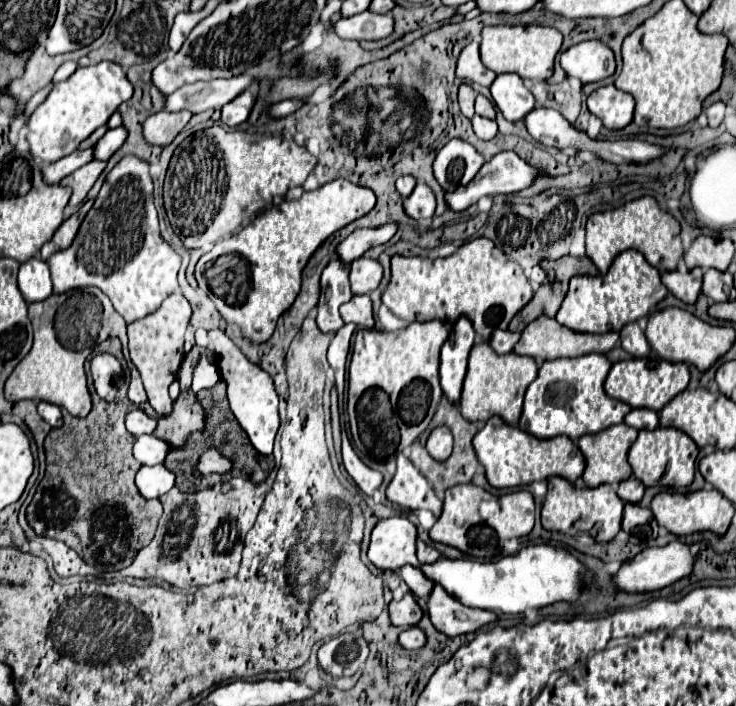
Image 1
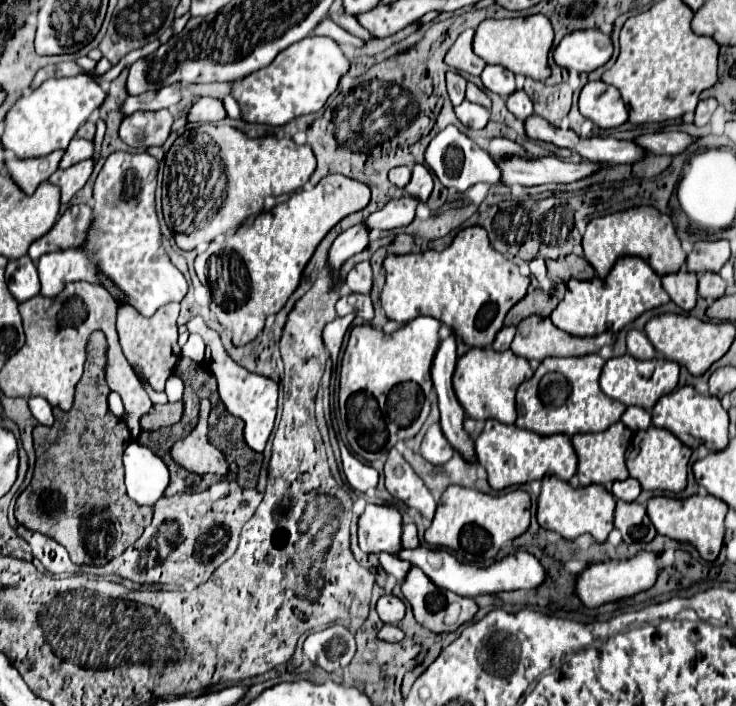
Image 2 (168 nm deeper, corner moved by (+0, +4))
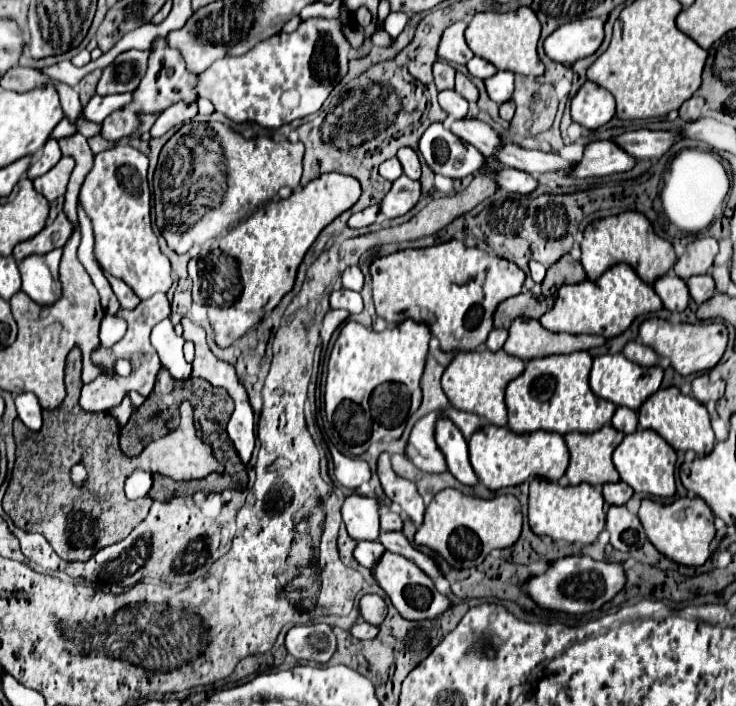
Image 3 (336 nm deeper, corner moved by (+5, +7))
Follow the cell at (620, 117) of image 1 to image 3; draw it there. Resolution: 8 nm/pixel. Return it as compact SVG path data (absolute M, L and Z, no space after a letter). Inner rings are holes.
M586 81L572 99L572 119L586 129L598 129L606 125L616 111L614 97L596 83Z

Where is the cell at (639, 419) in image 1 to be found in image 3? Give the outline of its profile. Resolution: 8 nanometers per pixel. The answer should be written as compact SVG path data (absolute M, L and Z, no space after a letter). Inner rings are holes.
M618 407L614 417L612 417L612 427L622 431L624 435L630 435L638 429L638 417L636 417L636 411L632 409L626 409L626 407Z

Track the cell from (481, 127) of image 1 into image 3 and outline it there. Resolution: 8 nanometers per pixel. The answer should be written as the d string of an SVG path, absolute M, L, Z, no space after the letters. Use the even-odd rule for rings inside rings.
M440 91L438 103L452 119L462 119L468 115L468 101L460 97L456 91Z

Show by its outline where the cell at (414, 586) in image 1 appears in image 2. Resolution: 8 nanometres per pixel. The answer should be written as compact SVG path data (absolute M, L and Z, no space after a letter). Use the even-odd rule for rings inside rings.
M379 554L379 562L381 562L381 568L387 572L387 574L393 574L399 582L405 580L405 572L409 572L411 564L407 564L405 560L401 560L399 556L391 556L391 554Z

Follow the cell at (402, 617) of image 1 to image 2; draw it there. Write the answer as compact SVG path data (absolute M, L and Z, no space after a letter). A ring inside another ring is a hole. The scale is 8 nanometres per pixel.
M385 594L377 602L377 614L385 624L401 622L403 616L405 616L405 610L407 610L405 602L401 598L393 596L393 594Z

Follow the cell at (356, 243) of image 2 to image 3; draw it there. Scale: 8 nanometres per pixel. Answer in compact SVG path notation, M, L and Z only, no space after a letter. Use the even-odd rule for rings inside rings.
M372 205L372 207L366 207L364 211L360 211L360 213L354 213L352 217L350 217L350 221L348 221L348 225L350 227L368 227L368 225L372 225L372 223L376 223L376 219L378 219L378 211L380 211L380 205Z

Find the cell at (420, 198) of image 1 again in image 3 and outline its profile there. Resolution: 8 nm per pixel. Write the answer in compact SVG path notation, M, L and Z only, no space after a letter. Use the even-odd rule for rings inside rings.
M402 147L402 149L398 149L396 157L402 163L404 175L408 175L410 179L420 179L420 161L418 161L418 155L414 149Z

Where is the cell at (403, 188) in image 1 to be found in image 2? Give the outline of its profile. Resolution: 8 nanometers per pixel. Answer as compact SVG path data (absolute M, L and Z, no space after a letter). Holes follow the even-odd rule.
M397 166L389 172L389 180L397 186L397 188L405 188L411 180L411 170L407 166Z

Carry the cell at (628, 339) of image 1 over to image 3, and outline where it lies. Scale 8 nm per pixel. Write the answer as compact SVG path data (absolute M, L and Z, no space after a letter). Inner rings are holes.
M630 341L630 343L624 347L622 353L624 353L630 361L634 361L634 363L638 363L638 365L644 365L644 367L654 367L654 365L658 365L658 355L656 355L650 347L646 347L646 345L638 343L638 341Z

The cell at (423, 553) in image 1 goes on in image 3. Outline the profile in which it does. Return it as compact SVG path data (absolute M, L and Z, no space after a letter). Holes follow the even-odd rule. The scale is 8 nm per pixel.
M380 505L380 529L382 531L400 531L402 529L402 519L398 513L390 511L386 505Z

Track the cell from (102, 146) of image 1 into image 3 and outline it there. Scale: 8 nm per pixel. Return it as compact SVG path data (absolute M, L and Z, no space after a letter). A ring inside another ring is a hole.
M48 141L48 145L44 145L44 149L34 157L34 163L32 163L32 169L28 169L28 177L30 179L36 179L36 177L40 177L40 175L44 175L44 173L48 173L58 161L60 161L60 157L62 157L62 153L60 153L60 147L58 147L58 143L56 141Z

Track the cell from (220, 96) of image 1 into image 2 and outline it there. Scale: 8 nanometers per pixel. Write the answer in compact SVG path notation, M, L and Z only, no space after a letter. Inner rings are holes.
M181 82L173 84L173 86L165 86L153 92L145 92L141 96L129 96L123 104L123 114L129 116L137 110L163 110L163 108L171 108L177 106L181 102Z

